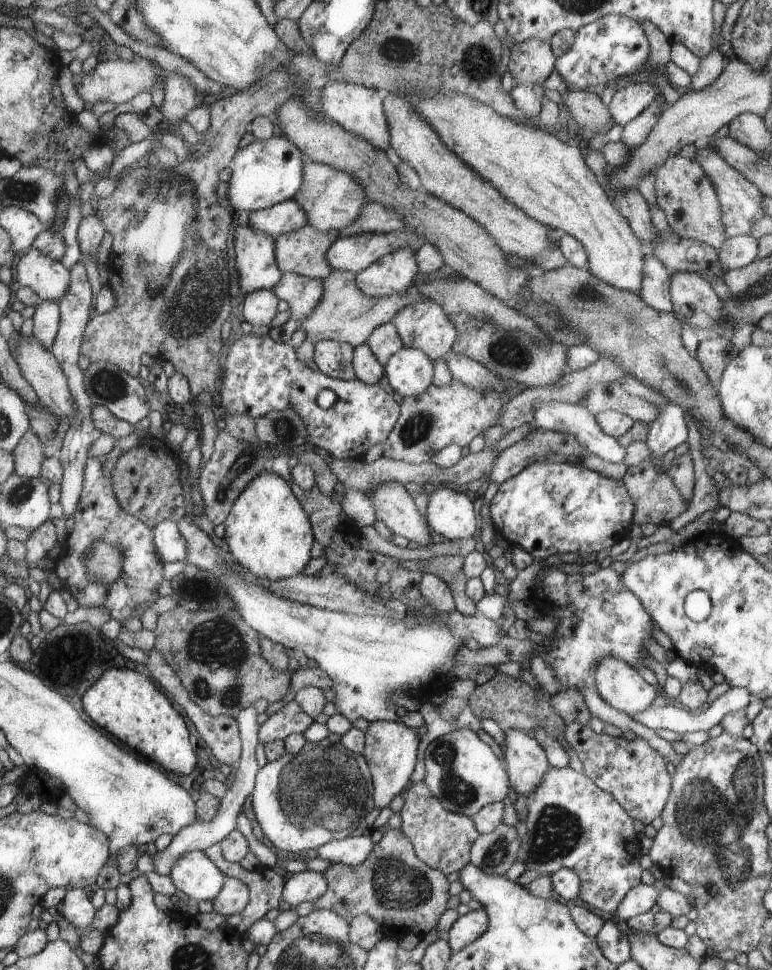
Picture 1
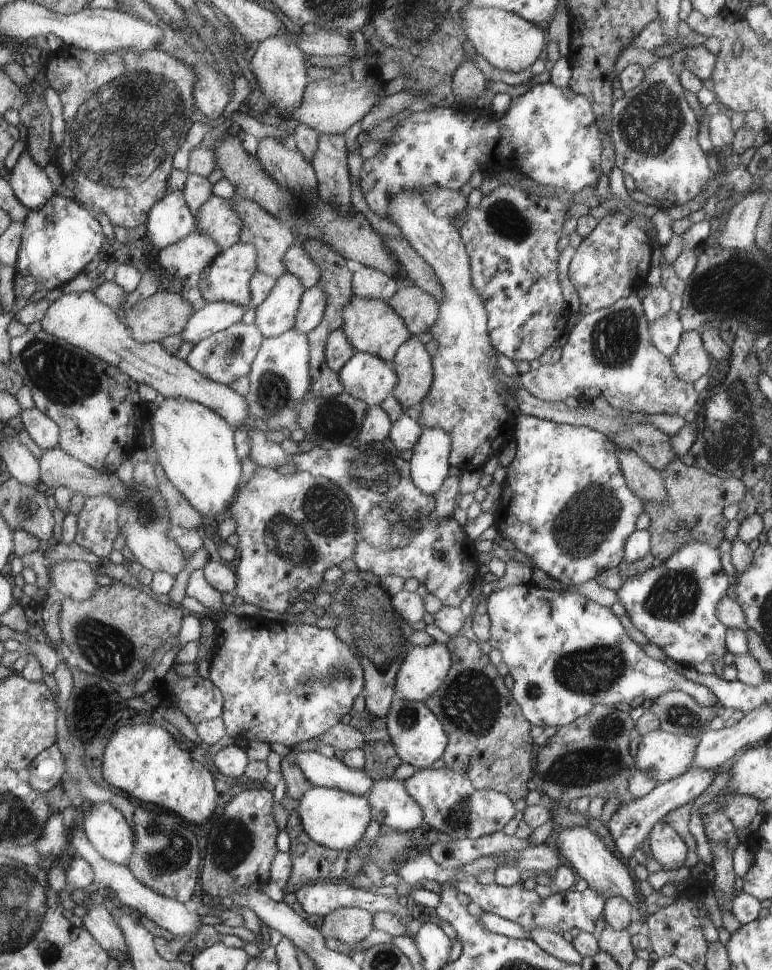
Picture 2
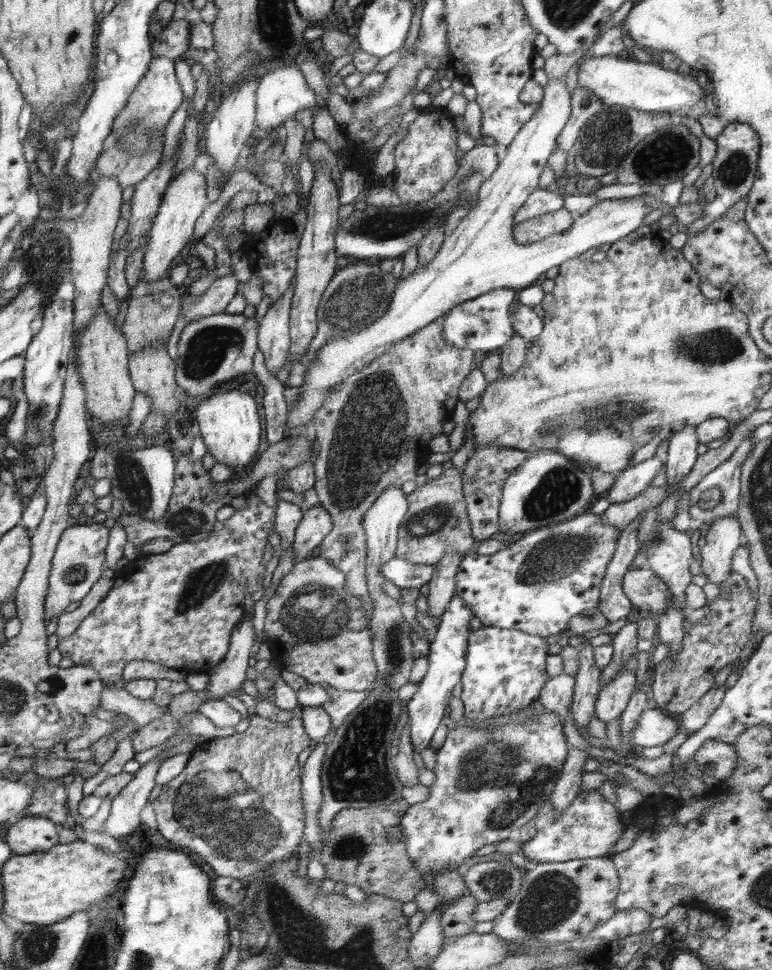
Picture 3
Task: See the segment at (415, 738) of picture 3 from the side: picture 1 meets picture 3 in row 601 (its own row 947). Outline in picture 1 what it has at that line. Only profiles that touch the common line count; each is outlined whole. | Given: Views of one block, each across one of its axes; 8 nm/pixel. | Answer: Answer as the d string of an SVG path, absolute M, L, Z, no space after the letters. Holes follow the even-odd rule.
M480 908L480 910L469 911L468 914L459 916L446 932L444 938L450 944L452 954L456 954L480 938L488 929L489 914L486 914L484 908Z

